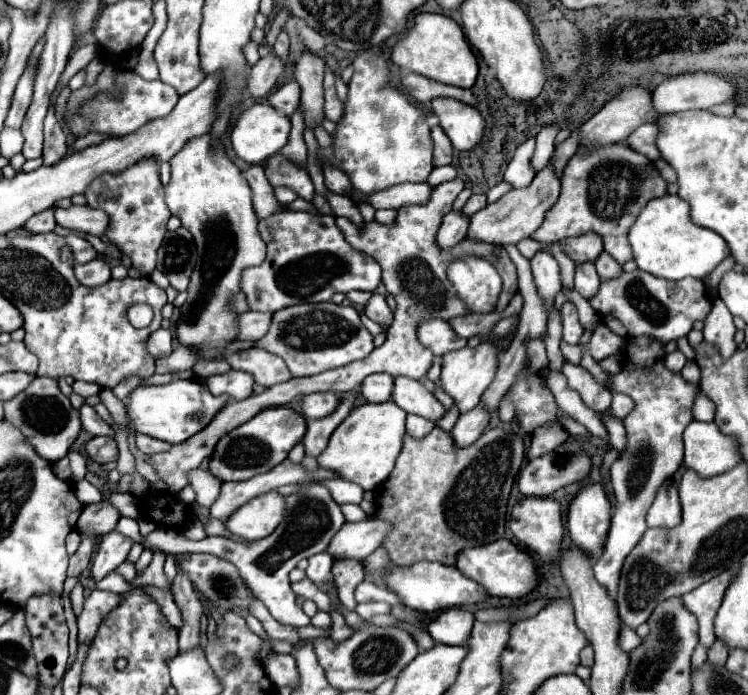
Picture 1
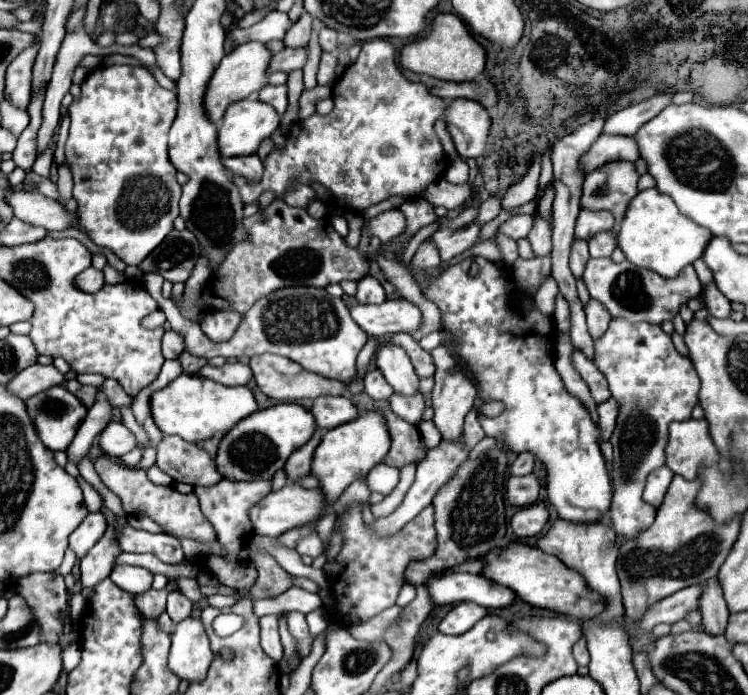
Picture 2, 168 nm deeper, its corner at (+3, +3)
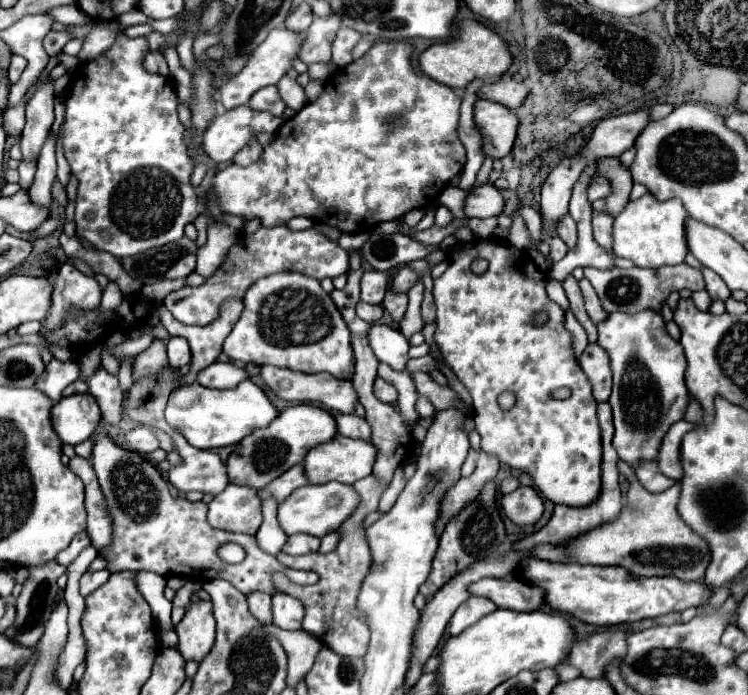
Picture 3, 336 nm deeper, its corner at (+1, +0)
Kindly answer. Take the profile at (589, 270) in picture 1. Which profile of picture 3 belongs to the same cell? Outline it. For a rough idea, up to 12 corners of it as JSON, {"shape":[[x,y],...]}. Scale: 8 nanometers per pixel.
{"shape":[[570,214],[556,222],[556,234],[574,248],[576,222]]}

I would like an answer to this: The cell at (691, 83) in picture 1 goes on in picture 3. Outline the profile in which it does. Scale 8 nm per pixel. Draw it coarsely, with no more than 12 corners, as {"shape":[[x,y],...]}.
{"shape":[[638,110],[598,122],[590,162],[622,156],[648,124]]}

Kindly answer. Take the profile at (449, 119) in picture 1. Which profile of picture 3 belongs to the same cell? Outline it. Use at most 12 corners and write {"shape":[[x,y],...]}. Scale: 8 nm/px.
{"shape":[[478,100],[474,118],[484,154],[506,156],[520,124],[516,112]]}

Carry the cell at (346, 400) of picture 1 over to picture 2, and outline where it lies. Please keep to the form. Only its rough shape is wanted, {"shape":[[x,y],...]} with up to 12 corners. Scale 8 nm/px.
{"shape":[[316,429],[306,445],[288,457],[288,479],[310,471],[322,429]]}

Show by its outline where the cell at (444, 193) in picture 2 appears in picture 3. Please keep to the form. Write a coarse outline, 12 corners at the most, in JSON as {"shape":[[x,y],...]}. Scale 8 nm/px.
{"shape":[[490,182],[466,198],[468,218],[500,216],[504,198]]}

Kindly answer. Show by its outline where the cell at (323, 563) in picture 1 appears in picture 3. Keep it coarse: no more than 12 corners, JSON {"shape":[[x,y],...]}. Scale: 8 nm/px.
{"shape":[[292,534],[284,544],[286,554],[316,552],[320,538]]}

